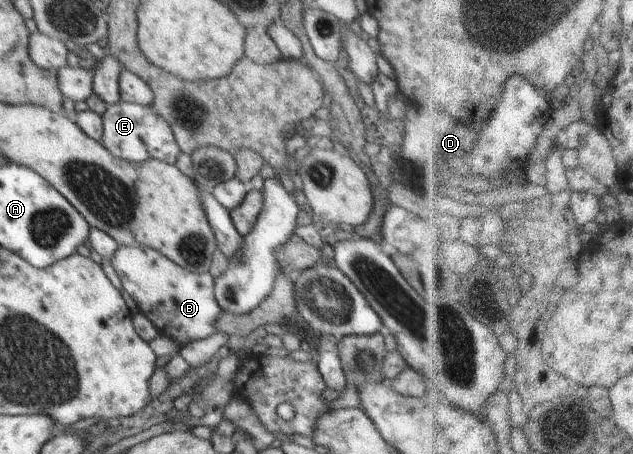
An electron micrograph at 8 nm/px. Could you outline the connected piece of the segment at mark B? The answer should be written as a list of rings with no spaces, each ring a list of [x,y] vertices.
[[[119,246],[110,260],[123,289],[160,334],[177,341],[180,347],[201,340],[217,331],[214,325],[222,310],[214,295],[214,278],[210,273],[192,273],[159,251],[142,246]]]

